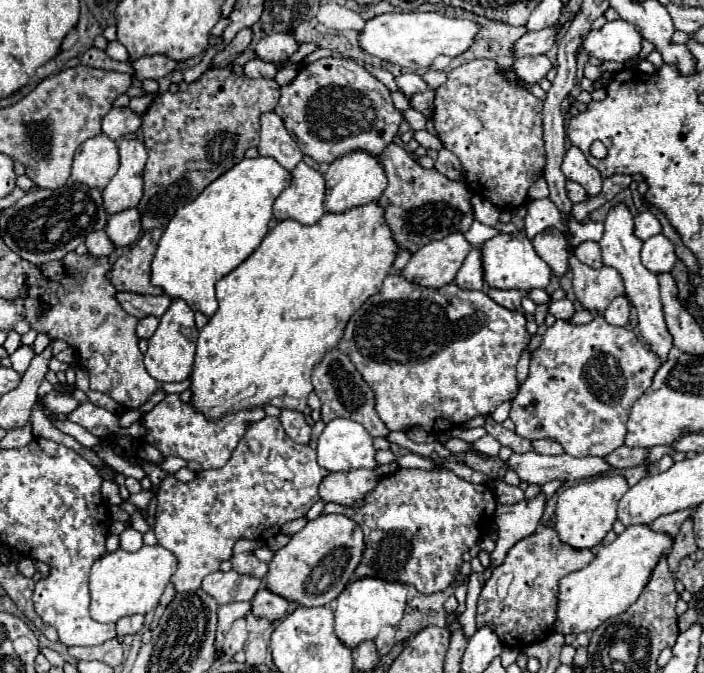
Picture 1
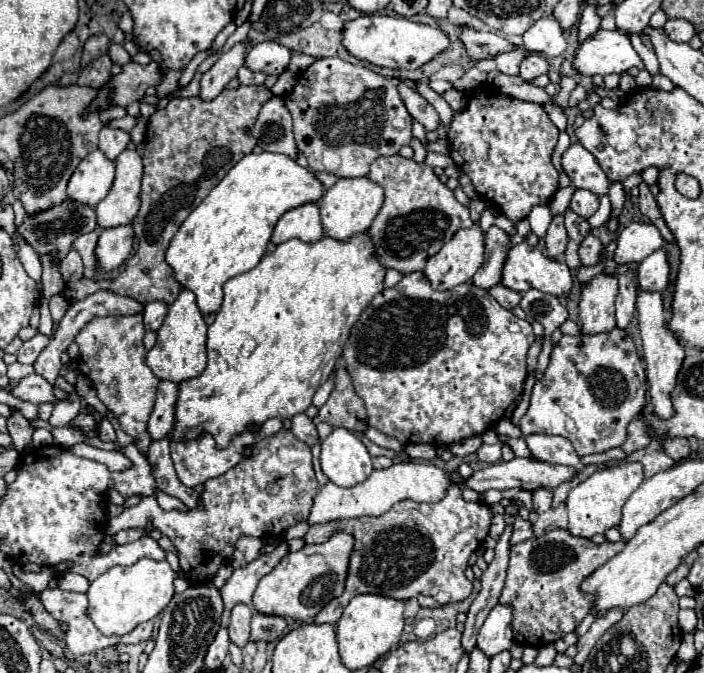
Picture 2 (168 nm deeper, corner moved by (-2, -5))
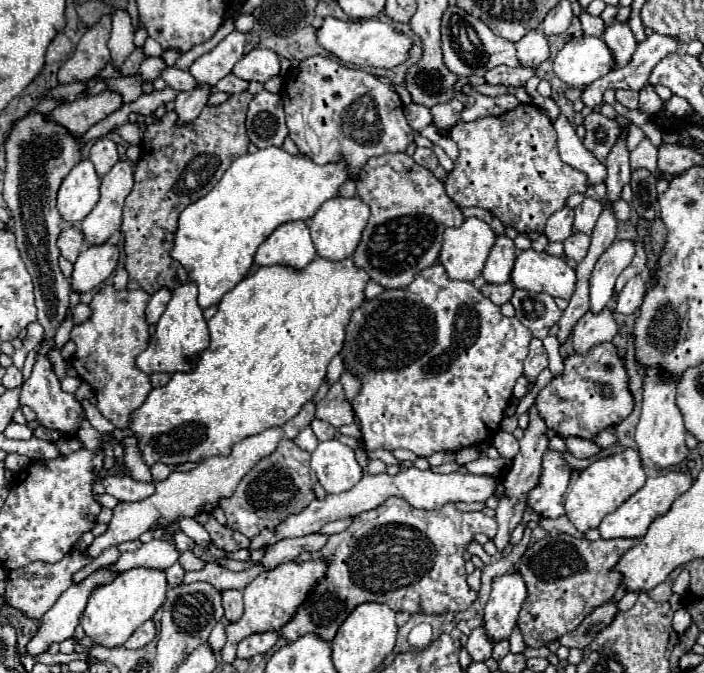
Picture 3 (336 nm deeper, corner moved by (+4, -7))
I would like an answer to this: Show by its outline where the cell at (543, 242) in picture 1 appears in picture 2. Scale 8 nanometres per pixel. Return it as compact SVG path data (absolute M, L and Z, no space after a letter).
M562 214L552 218L552 224L548 228L548 234L546 234L544 242L546 242L546 256L558 258L560 254L564 254L566 242L568 242L568 234L566 234L566 226L562 222Z

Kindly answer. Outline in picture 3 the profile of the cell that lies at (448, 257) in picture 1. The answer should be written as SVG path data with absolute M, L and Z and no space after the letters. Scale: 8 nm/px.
M468 218L460 228L444 232L444 244L438 262L450 280L468 280L480 276L486 256L496 240L490 226L478 218Z

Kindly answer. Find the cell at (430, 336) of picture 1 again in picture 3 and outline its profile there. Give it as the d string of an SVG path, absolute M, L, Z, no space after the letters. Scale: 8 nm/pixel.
M434 264L430 268L420 270L416 274L416 278L406 288L384 290L380 296L376 296L372 300L364 300L364 304L358 310L354 310L354 314L346 326L346 340L344 340L344 348L342 348L340 356L344 360L344 368L354 372L354 376L360 380L360 392L352 400L352 406L354 406L354 414L360 422L362 440L364 440L366 448L368 450L404 448L404 450L416 452L418 456L428 458L434 452L442 452L442 450L458 452L466 446L474 446L474 444L484 442L484 438L486 440L492 438L500 428L500 422L504 418L504 410L508 408L514 384L522 376L522 362L528 354L530 340L532 340L532 332L518 318L506 318L500 312L500 306L492 304L472 282L448 280L448 276L440 264Z

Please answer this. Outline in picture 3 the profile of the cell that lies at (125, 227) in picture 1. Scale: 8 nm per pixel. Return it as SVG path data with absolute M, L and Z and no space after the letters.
M112 242L86 246L80 252L78 260L74 262L72 290L88 292L98 284L102 284L116 270L118 256L120 256L120 250Z

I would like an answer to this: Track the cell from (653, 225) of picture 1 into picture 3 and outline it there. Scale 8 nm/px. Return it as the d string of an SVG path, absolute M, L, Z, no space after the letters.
M616 240L598 258L590 276L590 310L600 312L612 300L612 288L620 272L632 262L636 252L634 240Z

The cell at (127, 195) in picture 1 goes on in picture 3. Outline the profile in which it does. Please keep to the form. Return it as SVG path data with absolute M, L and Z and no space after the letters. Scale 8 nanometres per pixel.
M120 160L102 178L100 200L94 210L80 222L80 230L84 232L88 244L102 244L120 230L124 200L134 186L132 172L132 162Z

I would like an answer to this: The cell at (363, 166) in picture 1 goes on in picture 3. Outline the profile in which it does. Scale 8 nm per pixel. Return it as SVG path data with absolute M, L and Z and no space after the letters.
M334 196L334 198L326 200L318 208L318 212L308 220L310 234L312 234L318 256L322 256L326 260L342 260L346 256L352 256L360 242L362 230L366 228L368 216L370 216L370 208L366 202L362 202L360 196L352 196L352 198Z

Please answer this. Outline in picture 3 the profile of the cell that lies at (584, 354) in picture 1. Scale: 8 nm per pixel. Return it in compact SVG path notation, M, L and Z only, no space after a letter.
M602 342L584 354L574 352L572 356L566 356L564 372L556 374L552 382L538 392L534 406L546 426L560 438L578 436L596 440L602 430L616 426L634 410L628 372L624 360L618 356L618 348L612 342Z

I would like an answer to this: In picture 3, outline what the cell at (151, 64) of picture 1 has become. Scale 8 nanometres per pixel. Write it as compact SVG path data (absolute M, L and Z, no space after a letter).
M104 90L96 96L80 96L74 102L60 104L48 118L68 128L74 136L82 136L90 126L102 122L106 116L122 108L122 96L112 90Z

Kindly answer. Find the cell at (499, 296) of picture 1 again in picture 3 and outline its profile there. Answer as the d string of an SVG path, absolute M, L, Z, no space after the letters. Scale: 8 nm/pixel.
M506 282L506 284L484 284L484 286L480 288L480 292L482 292L486 298L490 298L496 306L502 306L502 304L510 302L510 298L512 298L512 294L514 294L514 286L512 286L510 282Z

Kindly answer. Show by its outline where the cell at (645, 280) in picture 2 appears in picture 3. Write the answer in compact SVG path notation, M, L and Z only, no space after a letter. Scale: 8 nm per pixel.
M634 276L626 286L624 290L616 296L616 306L614 306L614 312L620 312L620 314L634 314L640 306L642 306L642 300L646 296L646 284L642 280L642 276Z

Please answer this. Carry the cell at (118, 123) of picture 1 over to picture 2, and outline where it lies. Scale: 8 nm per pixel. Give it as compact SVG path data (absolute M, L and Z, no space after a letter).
M104 128L100 132L100 144L98 144L98 148L106 154L106 158L116 160L118 154L122 150L126 150L128 142L130 142L130 134L128 132L116 130L116 128Z

